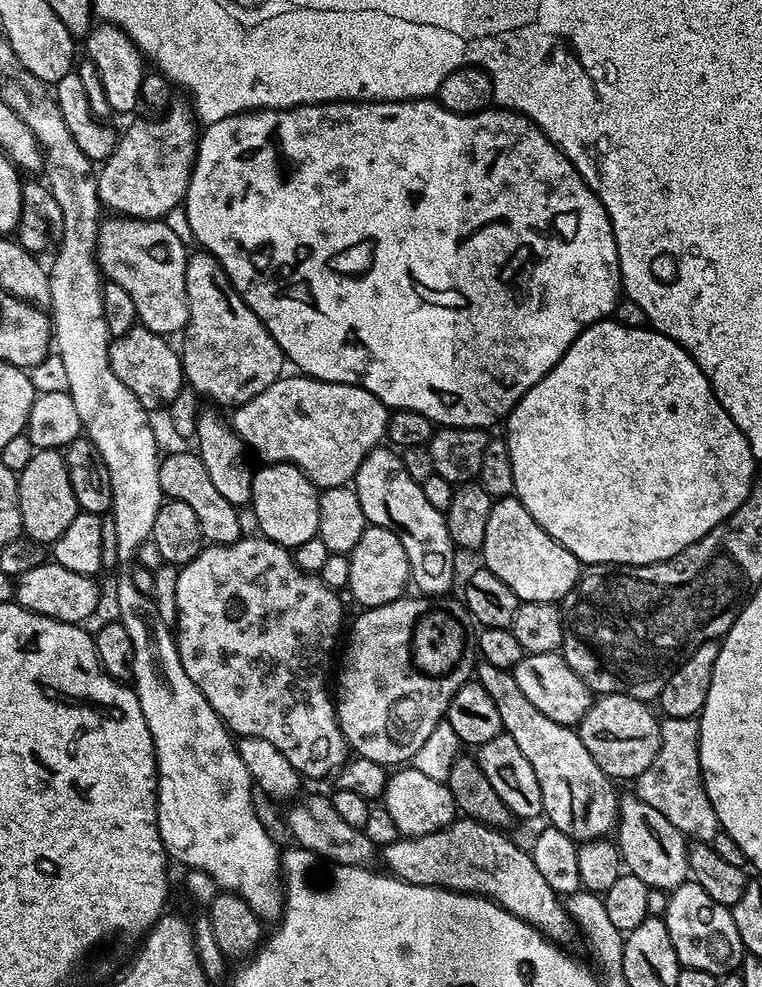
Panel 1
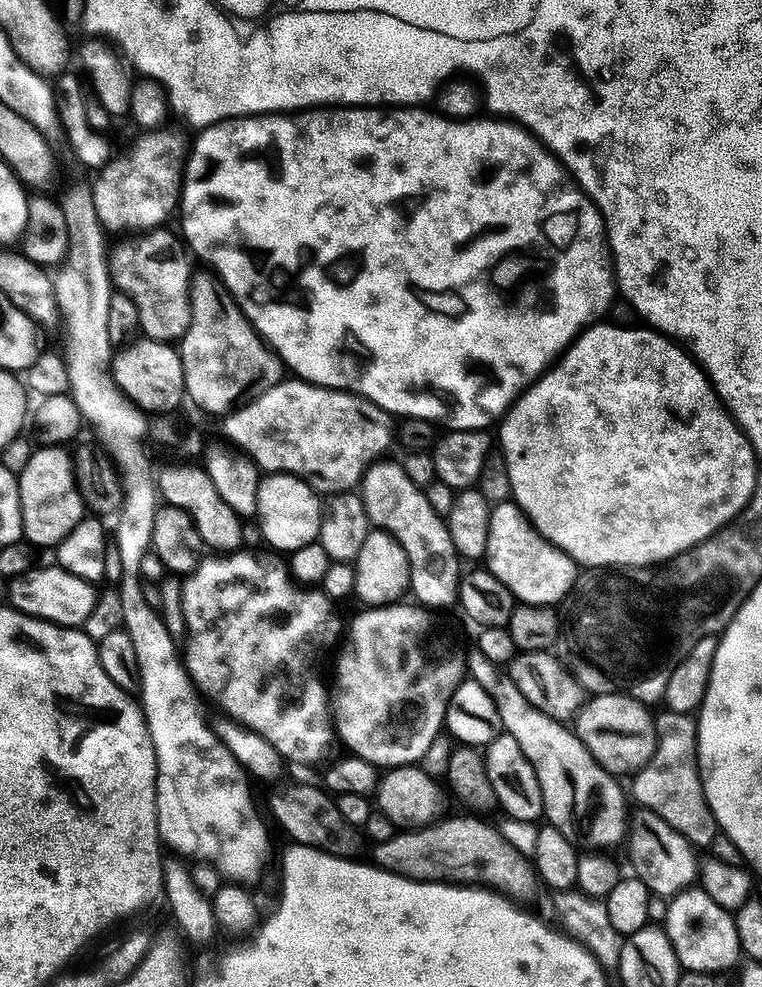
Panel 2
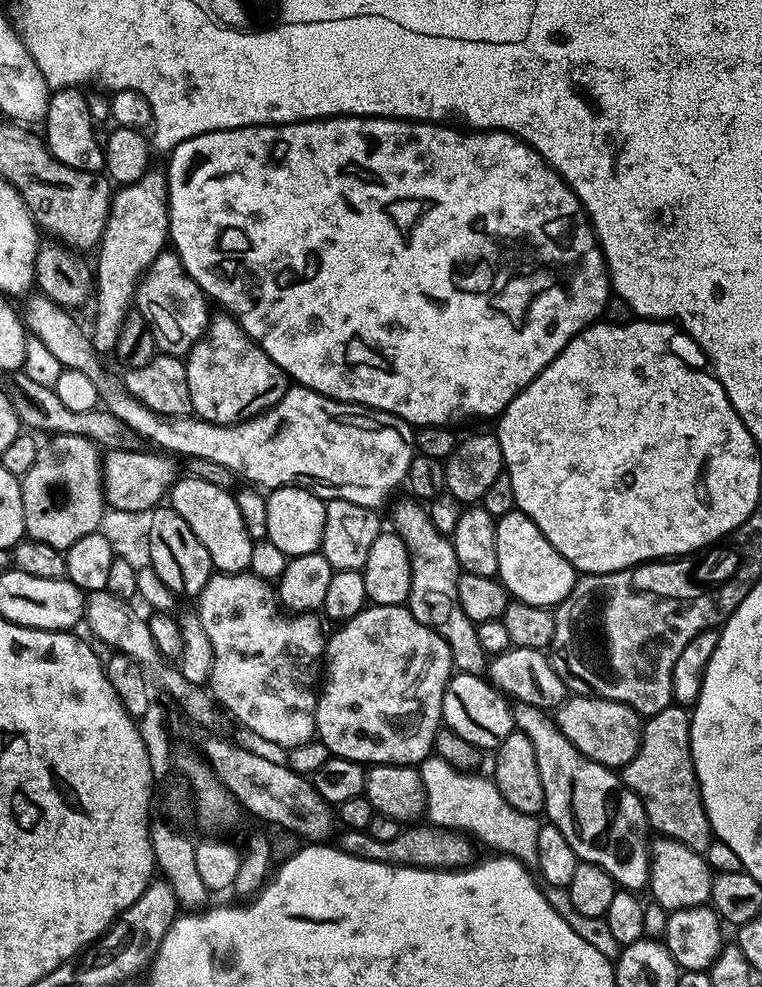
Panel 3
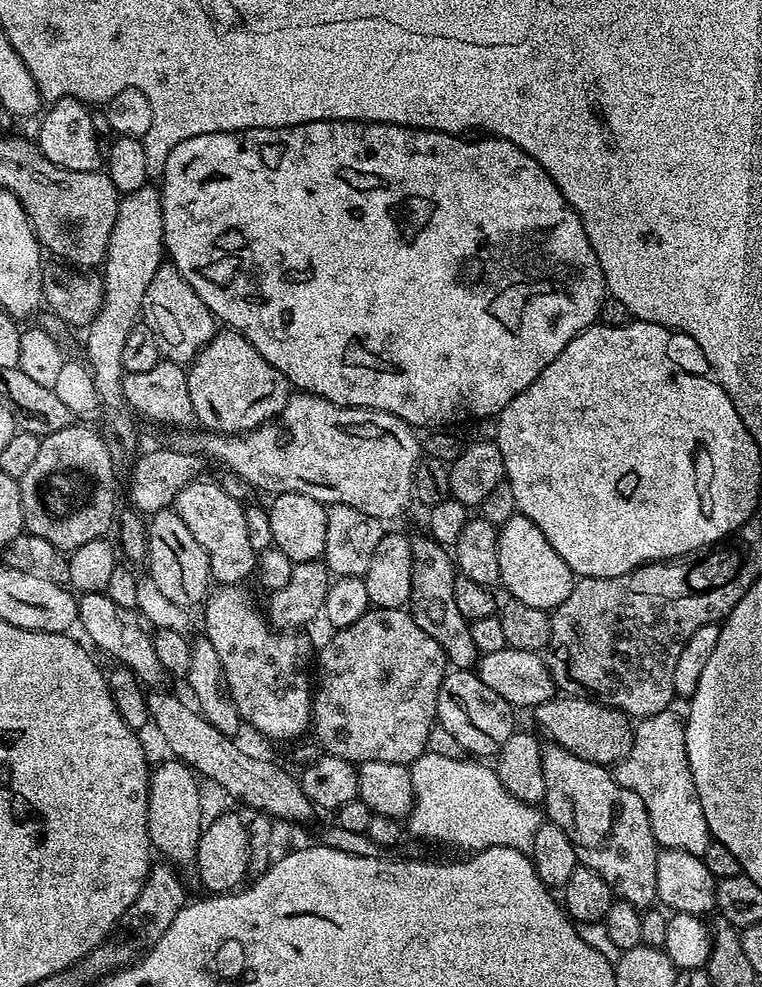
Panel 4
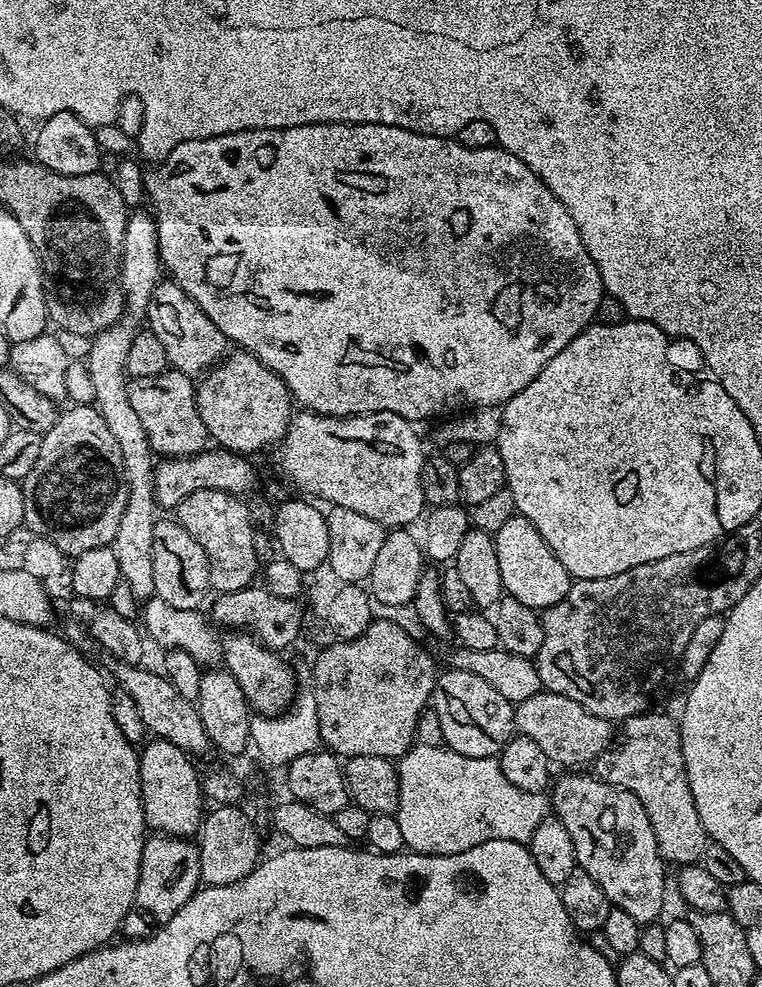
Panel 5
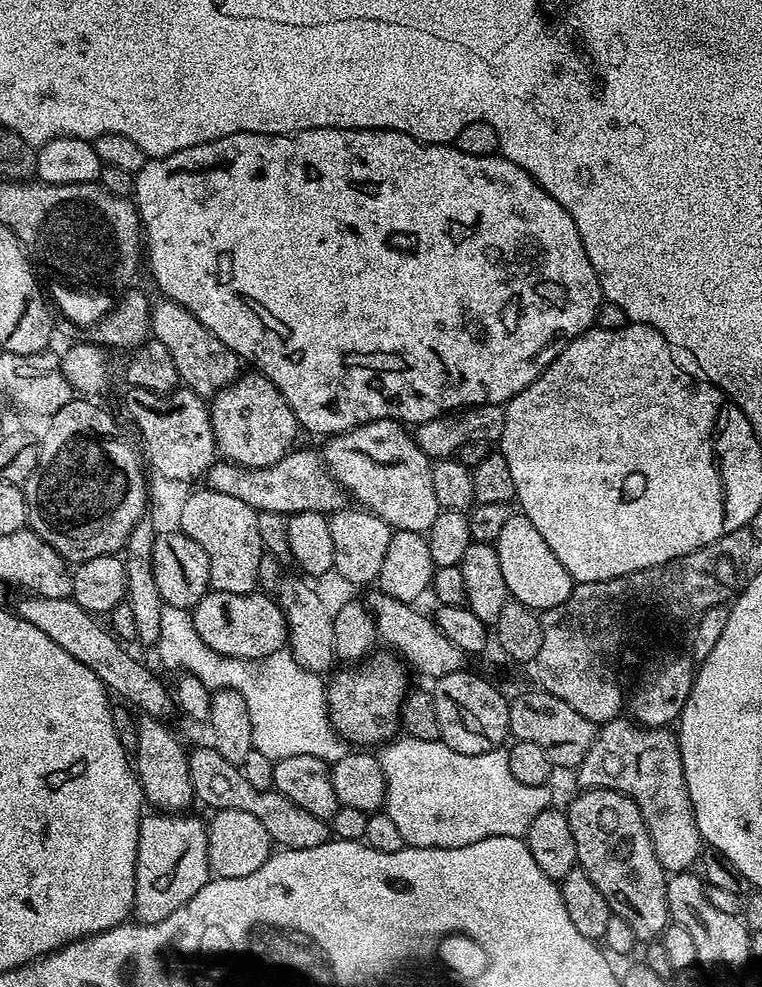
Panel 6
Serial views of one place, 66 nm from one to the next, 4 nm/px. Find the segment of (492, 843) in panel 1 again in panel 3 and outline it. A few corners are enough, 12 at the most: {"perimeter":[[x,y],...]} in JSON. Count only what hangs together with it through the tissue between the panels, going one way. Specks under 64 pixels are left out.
{"perimeter":[[401,827],[378,842],[339,833],[340,851],[402,868],[463,870],[477,859],[465,833]]}

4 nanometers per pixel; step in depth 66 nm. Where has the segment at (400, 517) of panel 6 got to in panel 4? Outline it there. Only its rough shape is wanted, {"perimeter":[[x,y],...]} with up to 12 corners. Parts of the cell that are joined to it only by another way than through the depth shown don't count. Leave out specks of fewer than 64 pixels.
{"perimeter":[[297,391],[249,432],[192,431],[267,494],[381,522],[414,500],[413,425]]}

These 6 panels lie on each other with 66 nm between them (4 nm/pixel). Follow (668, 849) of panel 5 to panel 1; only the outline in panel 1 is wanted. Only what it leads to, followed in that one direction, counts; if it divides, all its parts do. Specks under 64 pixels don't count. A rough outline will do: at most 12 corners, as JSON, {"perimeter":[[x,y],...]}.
{"perimeter":[[699,719],[660,720],[635,795],[689,841],[722,831],[700,769]]}

